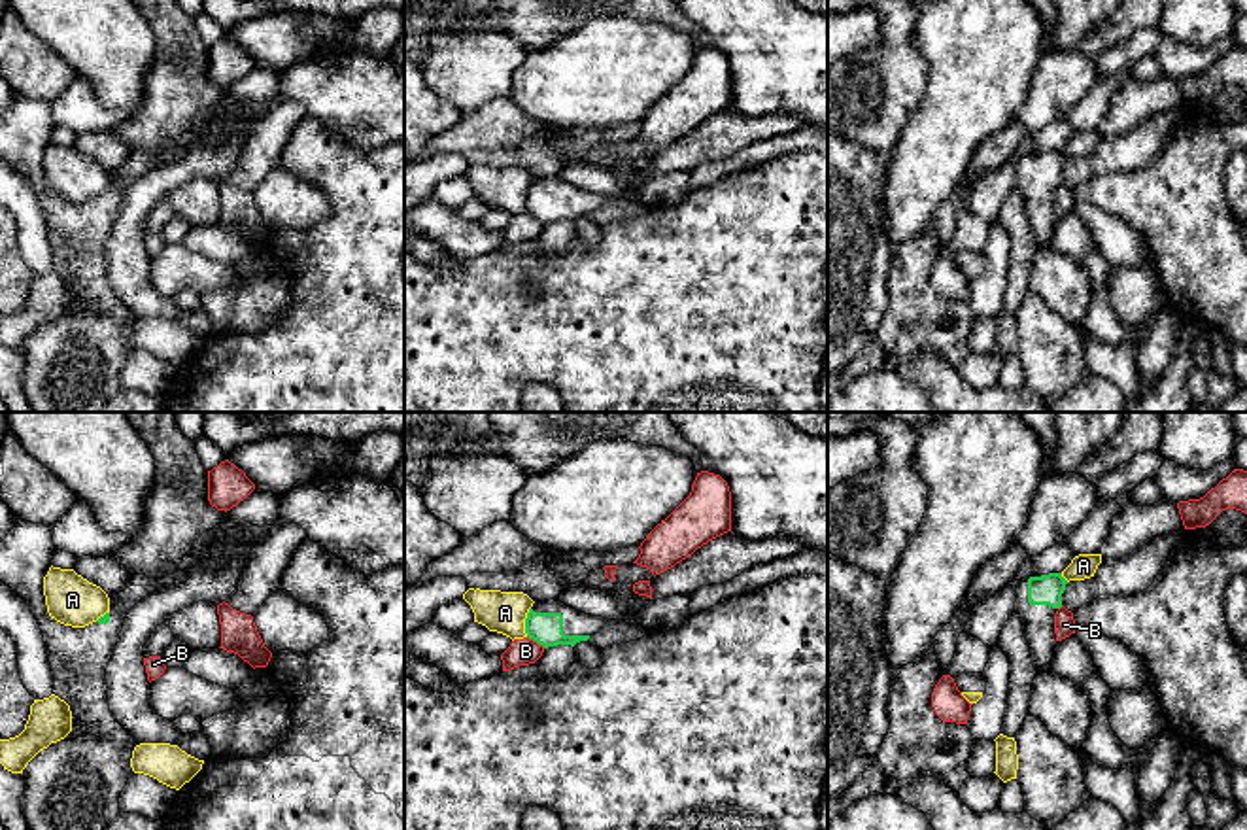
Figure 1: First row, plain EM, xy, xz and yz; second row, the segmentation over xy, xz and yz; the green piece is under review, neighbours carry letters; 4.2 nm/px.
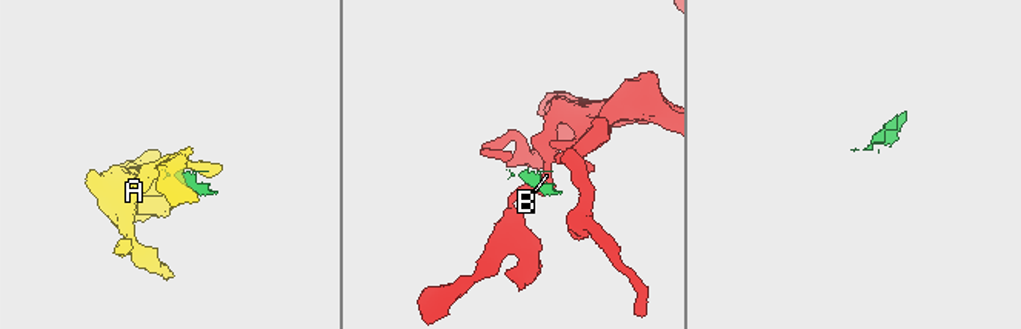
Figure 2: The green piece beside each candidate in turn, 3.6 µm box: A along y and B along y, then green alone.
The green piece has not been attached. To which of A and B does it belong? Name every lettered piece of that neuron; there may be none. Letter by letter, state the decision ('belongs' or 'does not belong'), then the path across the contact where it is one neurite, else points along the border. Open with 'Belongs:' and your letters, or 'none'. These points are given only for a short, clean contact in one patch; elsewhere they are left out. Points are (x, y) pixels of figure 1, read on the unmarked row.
Belongs: none
A: does not belong
B: does not belong; border xz (528, 212), (545, 224)

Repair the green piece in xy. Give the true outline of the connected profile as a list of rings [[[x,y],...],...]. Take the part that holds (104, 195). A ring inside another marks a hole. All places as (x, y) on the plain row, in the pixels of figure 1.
[[[17,96],[0,119],[0,157],[38,197],[51,248],[57,242],[77,248],[64,257],[53,253],[53,270],[70,282],[72,308],[40,327],[21,350],[21,389],[34,412],[102,412],[121,389],[119,372],[134,352],[130,335],[140,320],[110,287],[108,238],[130,185],[172,163],[198,136],[214,138],[214,117],[214,106],[204,108],[174,151],[127,151],[121,168],[110,174],[110,187],[85,204],[64,202],[47,189],[43,153],[57,129],[51,102]]]

